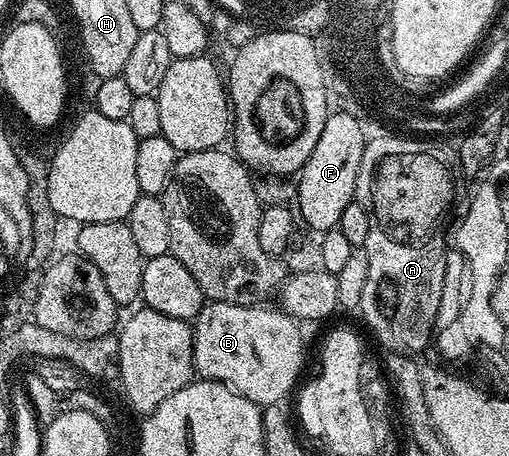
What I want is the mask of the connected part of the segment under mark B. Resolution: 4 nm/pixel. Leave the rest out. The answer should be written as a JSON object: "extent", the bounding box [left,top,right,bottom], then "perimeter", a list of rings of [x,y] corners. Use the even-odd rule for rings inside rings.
{"extent":[192,301,305,405],"perimeter":[[[212,301],[206,302],[205,306],[201,308],[201,312],[197,314],[195,322],[192,324],[193,328],[193,369],[200,378],[214,379],[216,383],[226,383],[233,391],[237,391],[243,397],[250,399],[252,403],[264,405],[267,403],[280,403],[286,397],[285,394],[292,389],[297,383],[297,378],[301,375],[301,366],[305,363],[305,347],[301,344],[301,331],[298,320],[293,316],[285,314],[280,309],[265,307],[269,305],[250,305],[244,307],[238,303],[214,303]]]}

